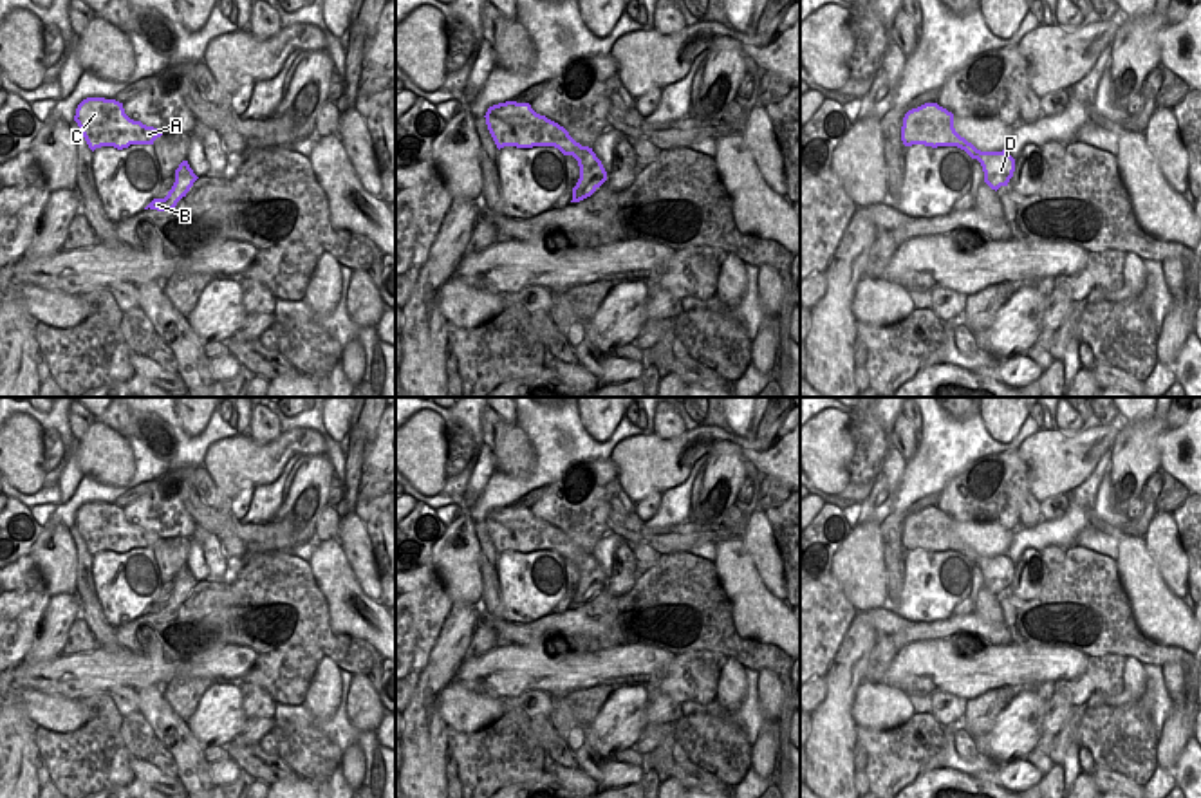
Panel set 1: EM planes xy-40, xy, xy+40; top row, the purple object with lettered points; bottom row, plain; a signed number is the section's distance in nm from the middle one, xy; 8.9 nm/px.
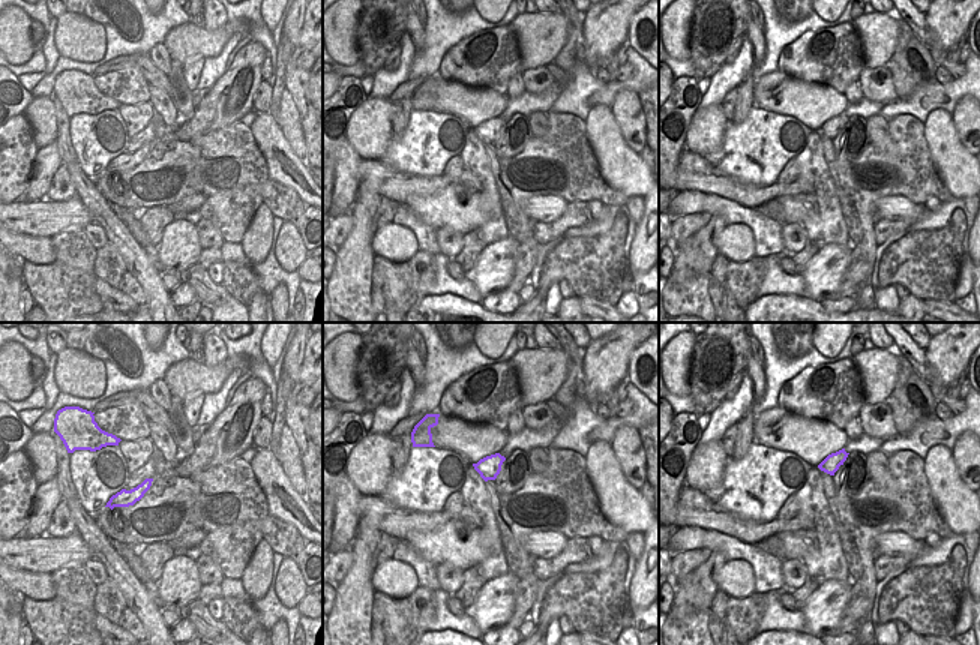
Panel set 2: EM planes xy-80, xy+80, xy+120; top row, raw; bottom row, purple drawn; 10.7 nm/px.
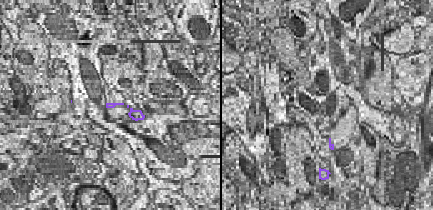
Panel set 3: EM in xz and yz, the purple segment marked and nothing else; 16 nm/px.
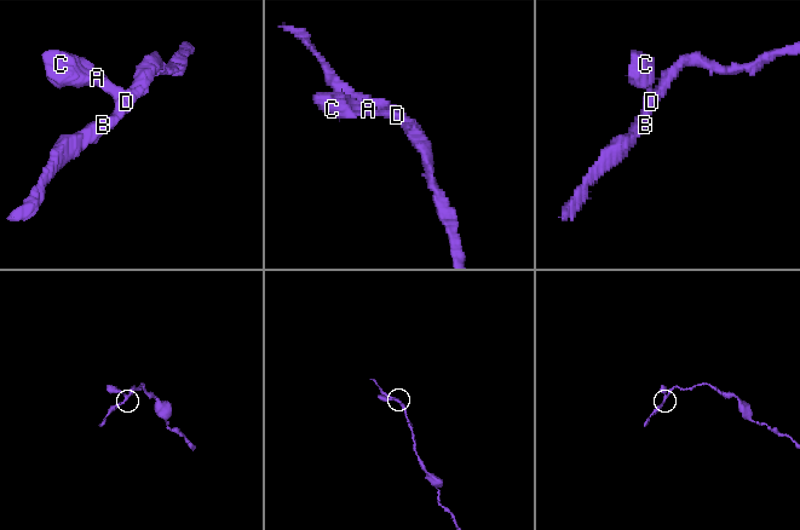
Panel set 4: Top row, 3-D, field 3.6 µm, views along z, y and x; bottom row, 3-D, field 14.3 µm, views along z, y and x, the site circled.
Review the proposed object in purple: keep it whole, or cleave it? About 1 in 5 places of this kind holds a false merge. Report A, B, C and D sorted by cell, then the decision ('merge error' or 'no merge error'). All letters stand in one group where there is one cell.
A B C D | no merge error

